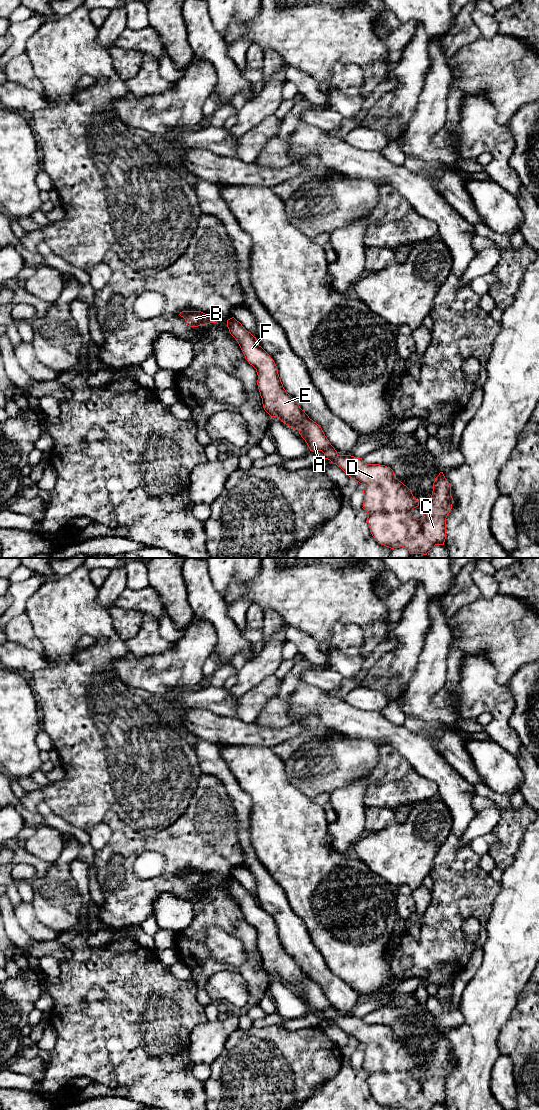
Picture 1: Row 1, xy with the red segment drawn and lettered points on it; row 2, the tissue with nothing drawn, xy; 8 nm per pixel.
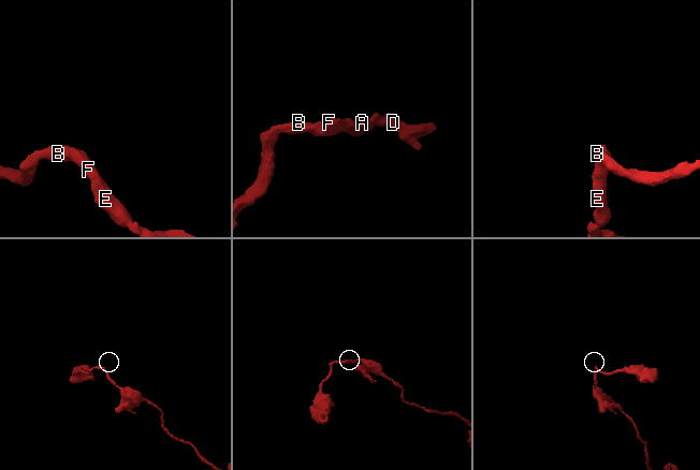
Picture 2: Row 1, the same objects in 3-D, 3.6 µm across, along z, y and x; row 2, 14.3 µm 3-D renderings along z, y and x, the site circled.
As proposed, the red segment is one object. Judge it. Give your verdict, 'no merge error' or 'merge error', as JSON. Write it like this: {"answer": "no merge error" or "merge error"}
{"answer": "no merge error"}

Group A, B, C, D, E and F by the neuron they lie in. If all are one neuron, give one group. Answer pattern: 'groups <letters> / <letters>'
groups A B C D E F

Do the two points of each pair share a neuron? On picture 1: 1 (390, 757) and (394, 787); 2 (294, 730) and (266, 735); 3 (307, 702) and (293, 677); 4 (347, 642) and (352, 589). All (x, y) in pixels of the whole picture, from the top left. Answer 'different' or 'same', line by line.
1: same
2: same
3: different
4: different

